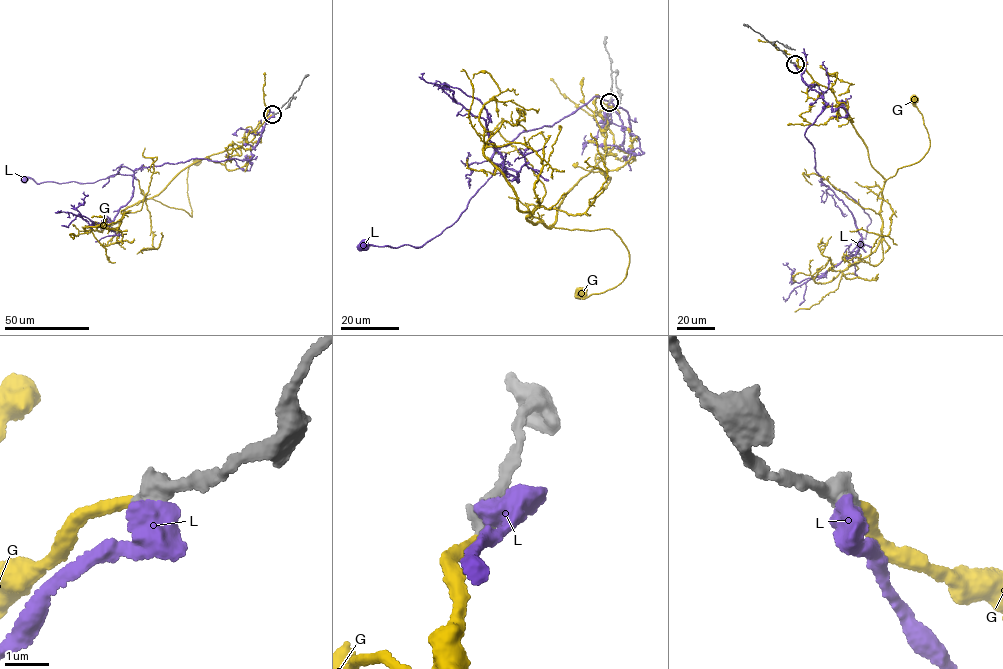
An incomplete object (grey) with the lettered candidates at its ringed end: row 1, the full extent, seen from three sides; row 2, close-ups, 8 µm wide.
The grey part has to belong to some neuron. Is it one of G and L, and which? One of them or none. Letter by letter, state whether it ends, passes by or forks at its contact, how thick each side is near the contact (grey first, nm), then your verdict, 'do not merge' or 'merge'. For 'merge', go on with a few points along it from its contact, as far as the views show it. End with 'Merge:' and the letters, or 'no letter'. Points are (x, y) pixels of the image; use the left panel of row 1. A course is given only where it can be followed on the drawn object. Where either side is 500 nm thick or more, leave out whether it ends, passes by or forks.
G: 500 nm thick on the grey side, 280 nm on the other; merge
L: 550 nm thick on the grey side, 650 nm on the other; do not merge
Merge: G

